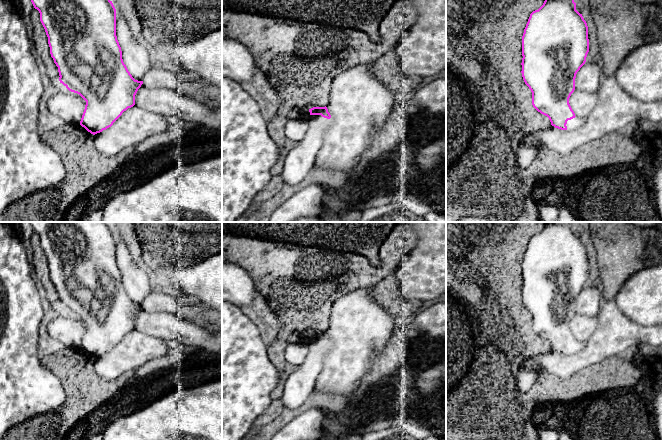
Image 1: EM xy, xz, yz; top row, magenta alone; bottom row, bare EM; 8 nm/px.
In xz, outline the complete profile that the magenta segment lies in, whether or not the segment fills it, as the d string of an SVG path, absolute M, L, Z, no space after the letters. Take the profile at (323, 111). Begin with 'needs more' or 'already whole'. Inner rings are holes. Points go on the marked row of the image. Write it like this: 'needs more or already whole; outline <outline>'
needs more; outline M327 107L309 109L308 131L305 137L287 154L284 168L279 175L281 184L300 188L311 179L318 152L323 143L323 137L331 118Z

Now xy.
already whole; outline M31 0L40 13L50 54L58 67L59 81L69 91L79 94L85 101L80 125L95 135L111 127L124 111L135 105L135 95L143 81L135 80L122 59L116 36L116 9L110 0Z

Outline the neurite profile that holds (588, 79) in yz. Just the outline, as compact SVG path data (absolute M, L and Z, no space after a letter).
M585 63L576 74L575 89L587 93L597 93L604 75L599 63Z

